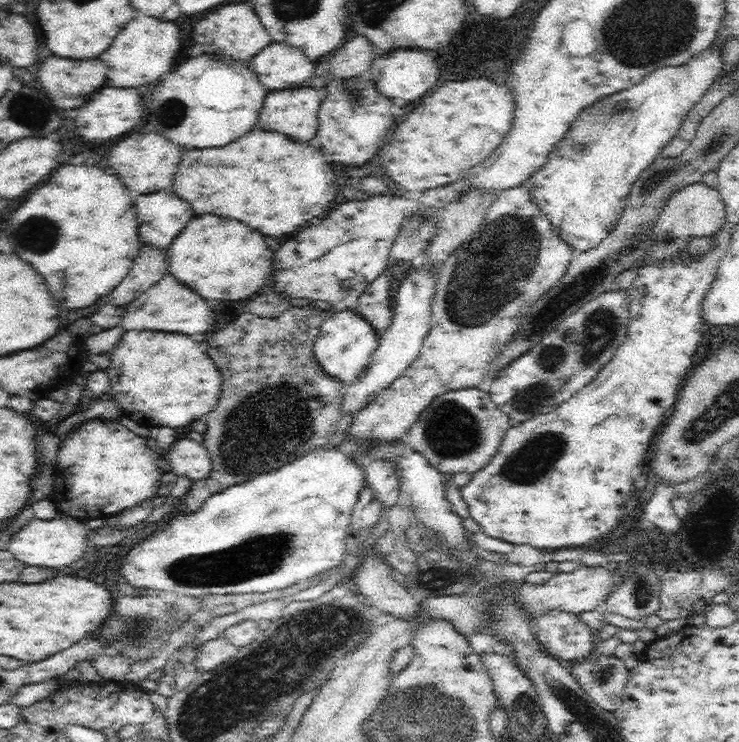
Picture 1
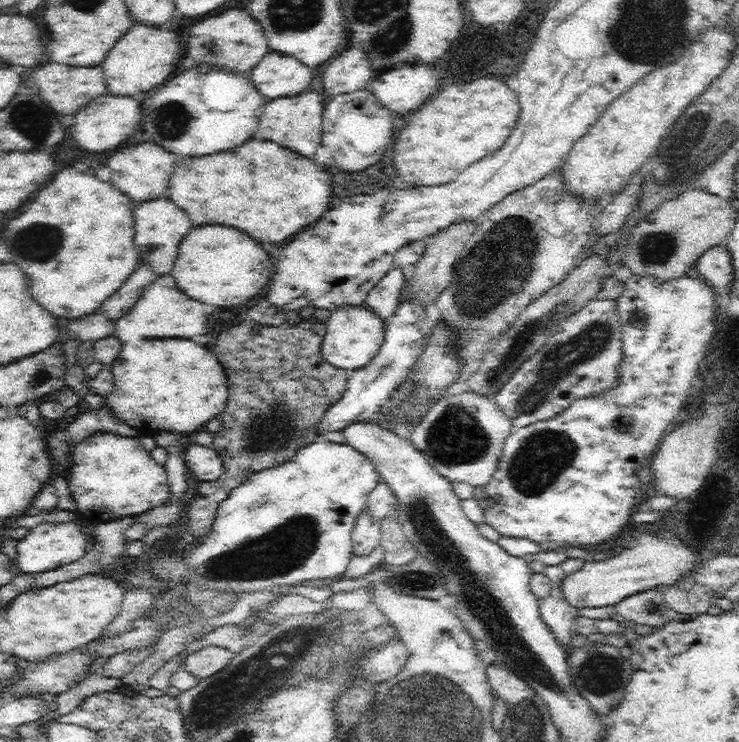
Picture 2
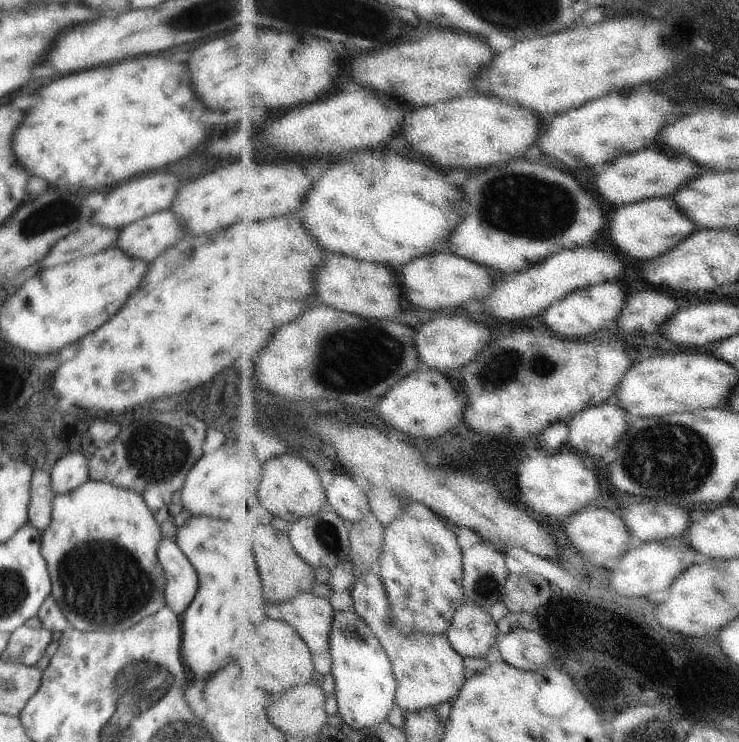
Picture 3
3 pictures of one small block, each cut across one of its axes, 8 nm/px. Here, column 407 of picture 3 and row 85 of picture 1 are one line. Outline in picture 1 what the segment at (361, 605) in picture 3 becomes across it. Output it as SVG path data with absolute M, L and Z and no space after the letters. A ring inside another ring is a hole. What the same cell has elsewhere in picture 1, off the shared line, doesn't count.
M707 49L688 64L659 68L634 86L600 96L574 116L564 136L548 149L544 164L520 184L527 188L529 202L543 214L549 230L566 249L570 249L572 254L584 253L593 250L607 238L610 229L617 223L616 218L634 182L678 134L690 110L707 94L721 72L720 54Z

